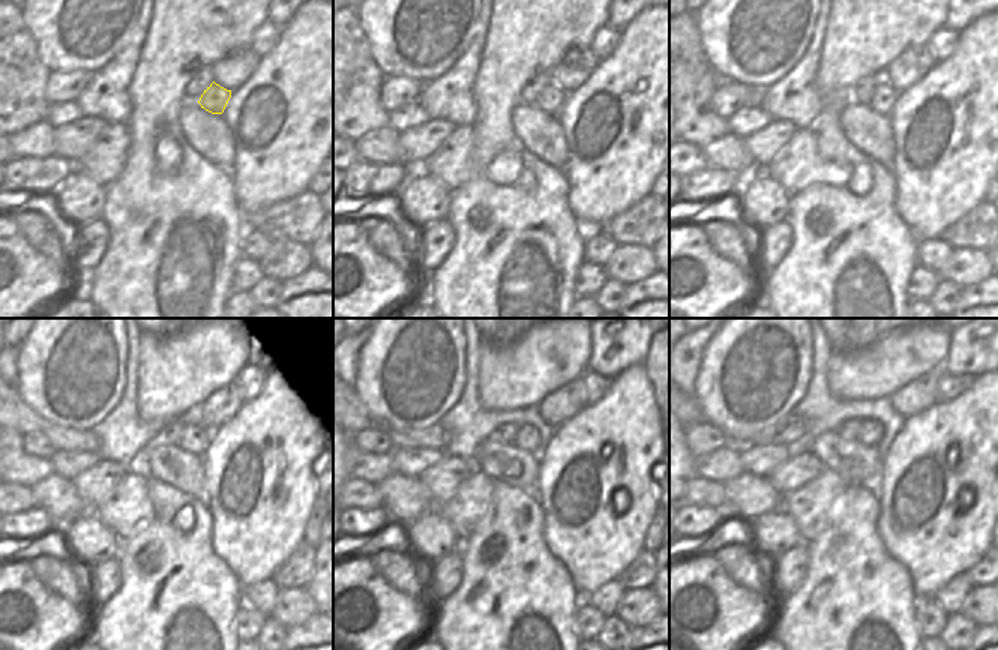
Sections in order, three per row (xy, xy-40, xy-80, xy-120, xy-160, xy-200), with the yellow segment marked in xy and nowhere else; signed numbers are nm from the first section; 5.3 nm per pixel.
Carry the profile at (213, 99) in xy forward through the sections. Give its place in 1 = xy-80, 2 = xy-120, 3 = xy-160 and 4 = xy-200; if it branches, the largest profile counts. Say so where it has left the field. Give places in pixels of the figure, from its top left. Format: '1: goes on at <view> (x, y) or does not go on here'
1: goes on at xy-80 (884, 98)
2: goes on at xy-120 (194, 439)
3: goes on at xy-160 (529, 437)
4: goes on at xy-200 (871, 433)

